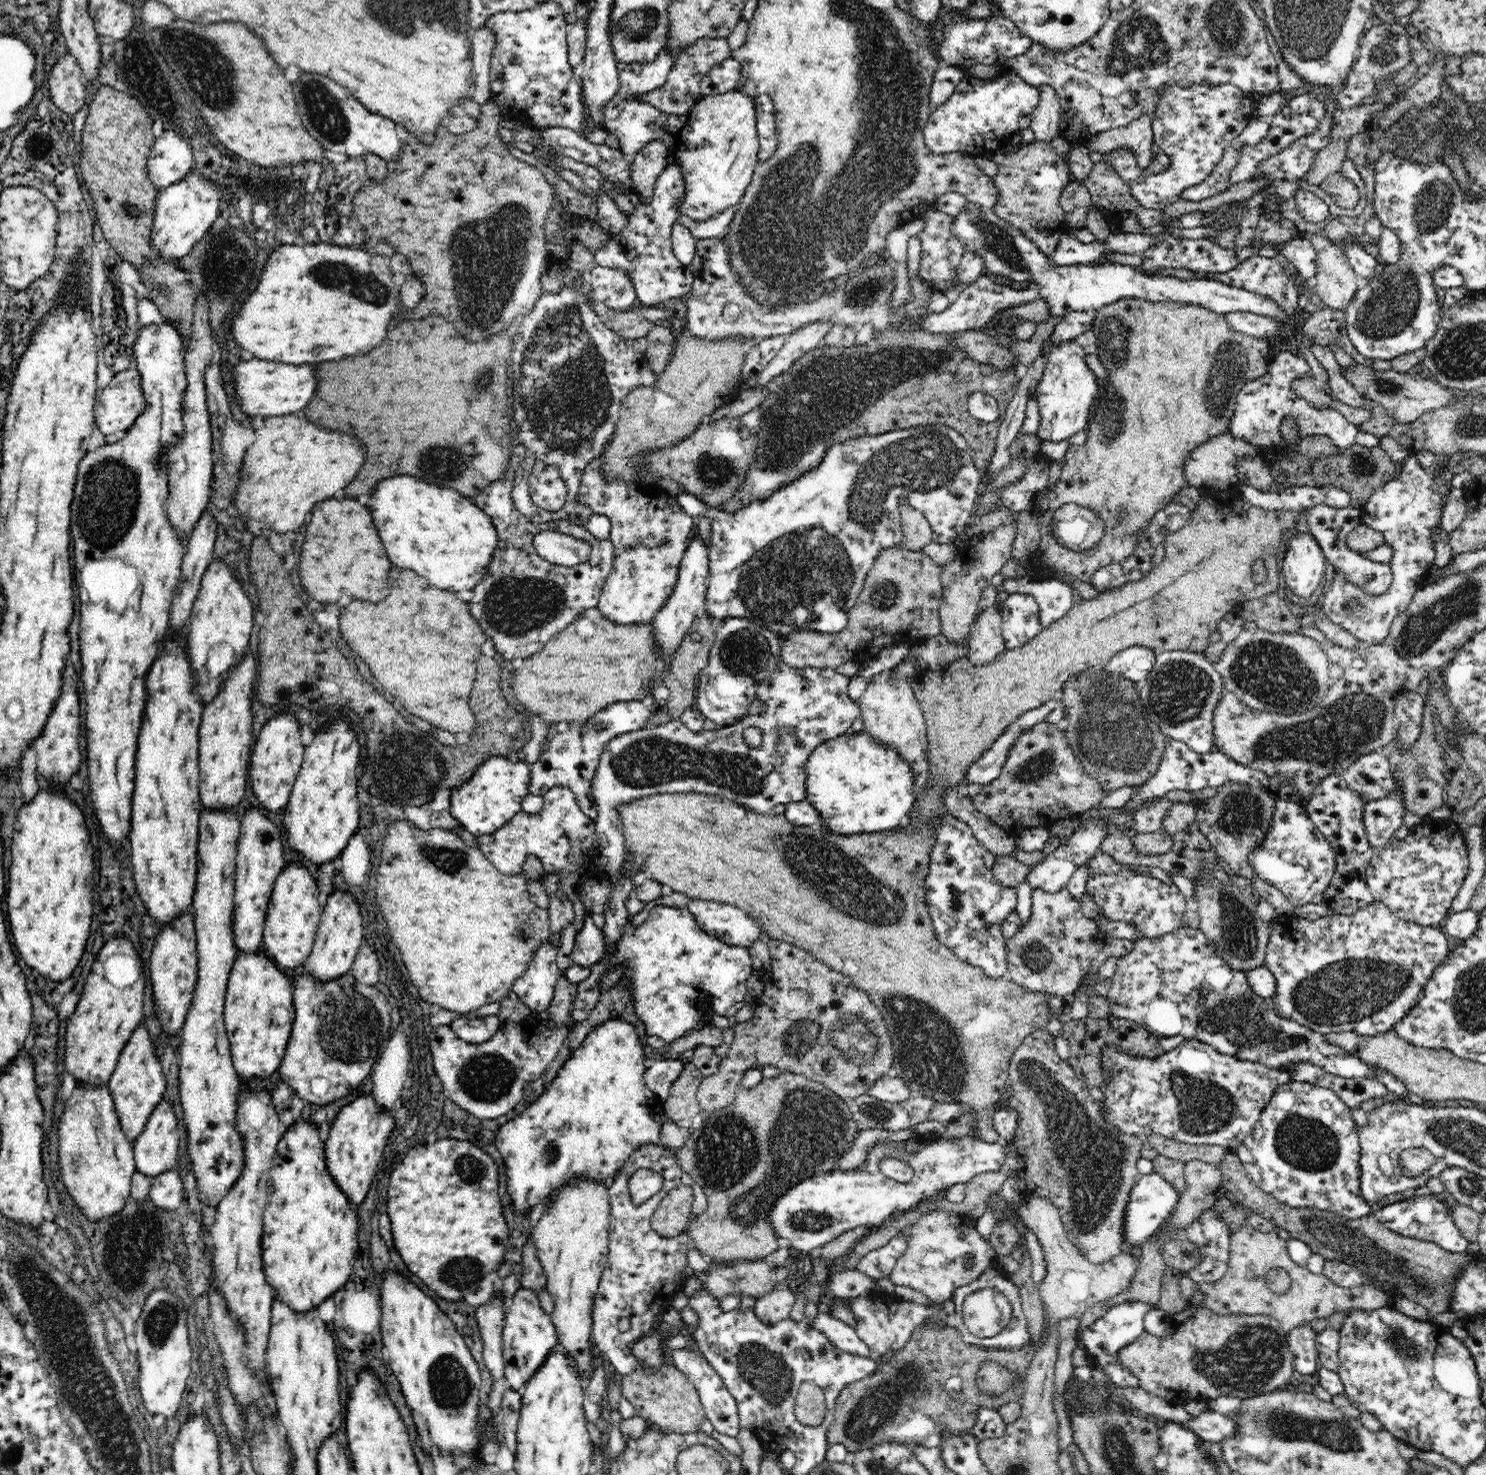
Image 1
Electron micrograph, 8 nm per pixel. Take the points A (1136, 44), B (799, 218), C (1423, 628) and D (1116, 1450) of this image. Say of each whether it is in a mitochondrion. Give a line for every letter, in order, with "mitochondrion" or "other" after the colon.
A: mitochondrion
B: mitochondrion
C: mitochondrion
D: mitochondrion

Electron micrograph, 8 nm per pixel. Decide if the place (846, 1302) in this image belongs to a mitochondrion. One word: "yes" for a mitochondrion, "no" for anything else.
no

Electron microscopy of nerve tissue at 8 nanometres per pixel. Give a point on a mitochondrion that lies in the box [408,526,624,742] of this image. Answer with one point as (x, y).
(515, 606)

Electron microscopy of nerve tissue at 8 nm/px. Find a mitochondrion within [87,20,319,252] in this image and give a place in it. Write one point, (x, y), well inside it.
(207, 70)

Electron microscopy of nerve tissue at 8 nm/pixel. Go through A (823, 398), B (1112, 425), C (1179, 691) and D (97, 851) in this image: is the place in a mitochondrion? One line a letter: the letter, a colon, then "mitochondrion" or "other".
A: mitochondrion
B: mitochondrion
C: mitochondrion
D: other

